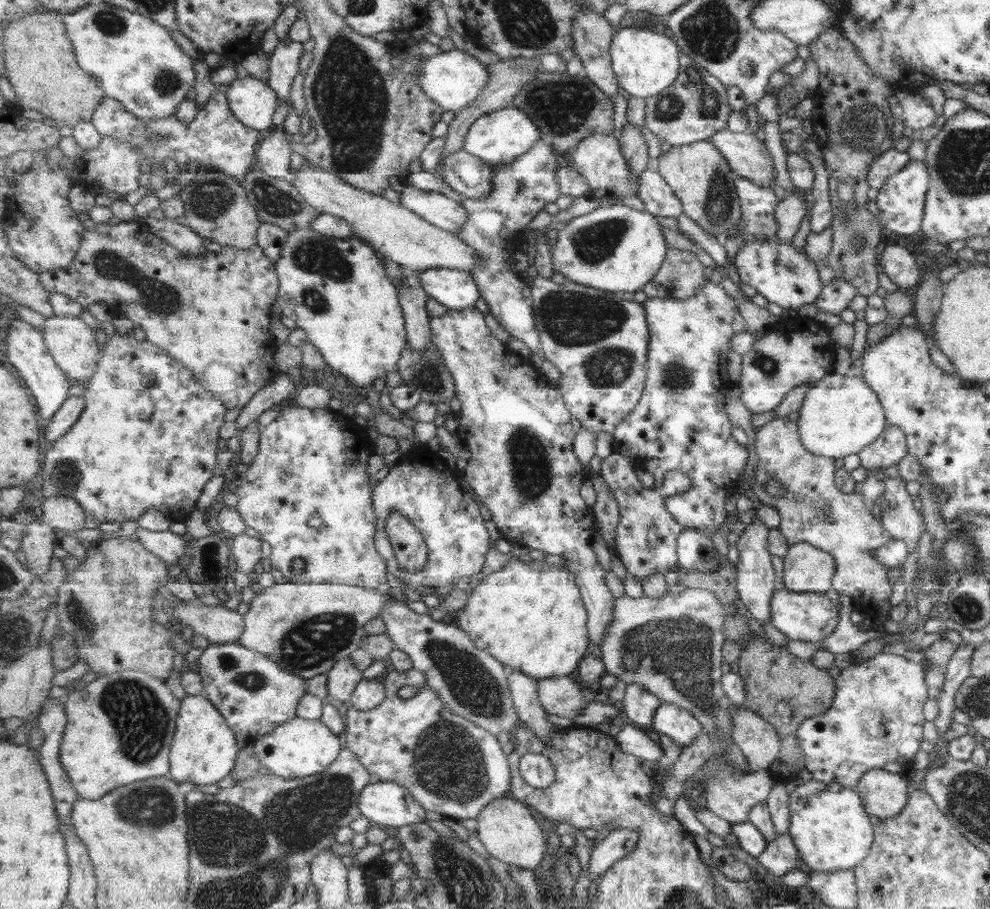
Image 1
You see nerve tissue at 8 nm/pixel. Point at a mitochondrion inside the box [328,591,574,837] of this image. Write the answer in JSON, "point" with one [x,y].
{"point":[446,762]}

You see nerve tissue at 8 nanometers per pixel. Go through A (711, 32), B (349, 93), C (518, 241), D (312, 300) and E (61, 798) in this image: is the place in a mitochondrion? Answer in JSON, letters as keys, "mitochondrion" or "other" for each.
{"A":"mitochondrion","B":"mitochondrion","C":"other","D":"mitochondrion","E":"other"}

